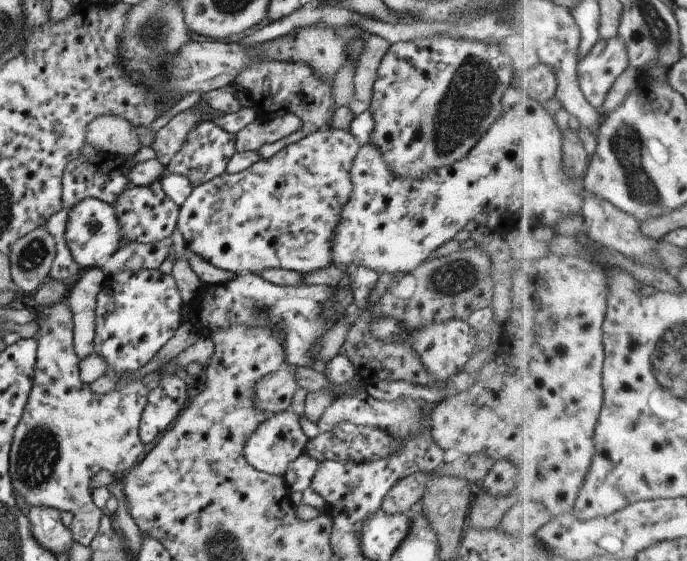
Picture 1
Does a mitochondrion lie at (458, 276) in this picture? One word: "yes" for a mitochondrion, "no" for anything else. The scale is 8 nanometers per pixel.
yes

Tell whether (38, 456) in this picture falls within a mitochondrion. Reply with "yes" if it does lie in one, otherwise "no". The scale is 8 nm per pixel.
yes

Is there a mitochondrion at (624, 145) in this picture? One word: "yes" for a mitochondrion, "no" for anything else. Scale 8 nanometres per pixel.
yes

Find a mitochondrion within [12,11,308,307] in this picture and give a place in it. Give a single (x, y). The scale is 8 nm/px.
(33, 254)

